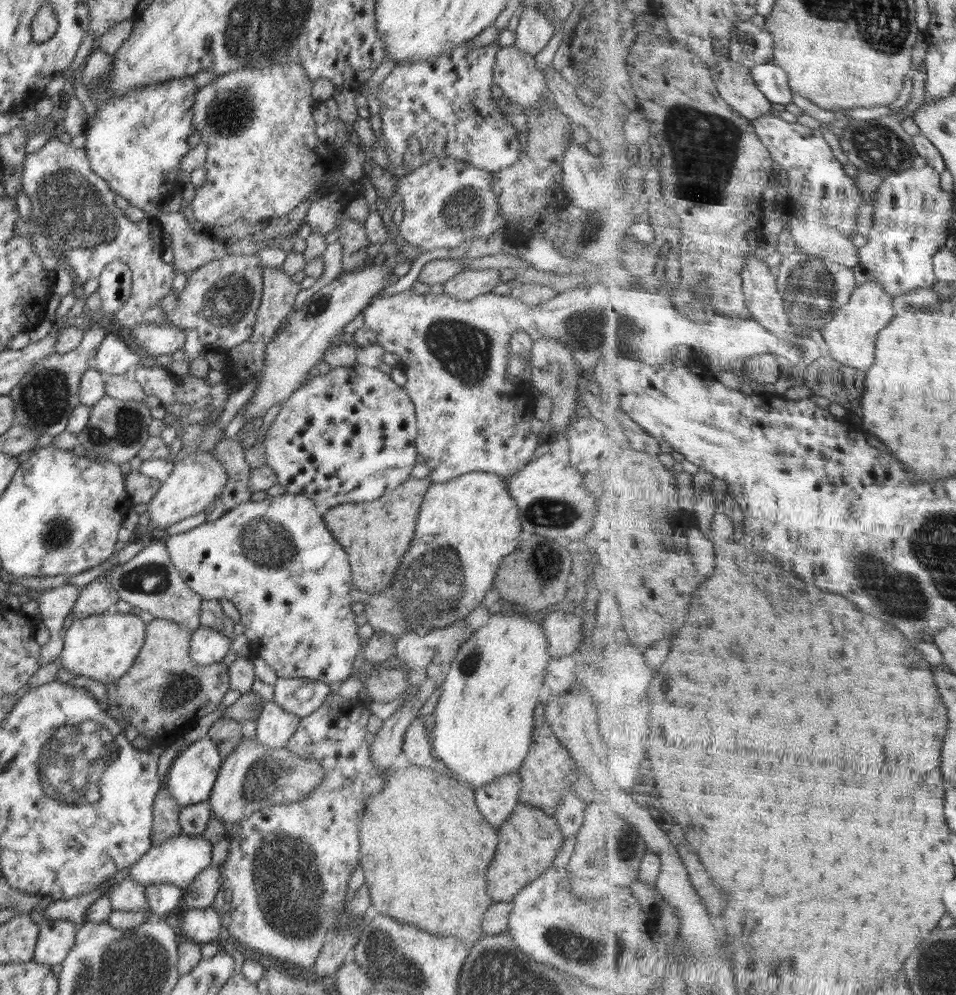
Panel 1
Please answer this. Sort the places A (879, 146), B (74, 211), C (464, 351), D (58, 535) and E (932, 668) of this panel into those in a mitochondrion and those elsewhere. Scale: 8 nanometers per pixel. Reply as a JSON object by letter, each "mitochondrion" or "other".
{"A":"mitochondrion","B":"mitochondrion","C":"mitochondrion","D":"mitochondrion","E":"other"}

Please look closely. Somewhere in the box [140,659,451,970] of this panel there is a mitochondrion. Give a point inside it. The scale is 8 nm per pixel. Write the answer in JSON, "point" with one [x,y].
{"point":[291,883]}

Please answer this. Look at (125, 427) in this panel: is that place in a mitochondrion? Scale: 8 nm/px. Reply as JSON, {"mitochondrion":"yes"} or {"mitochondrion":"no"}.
{"mitochondrion":"yes"}

